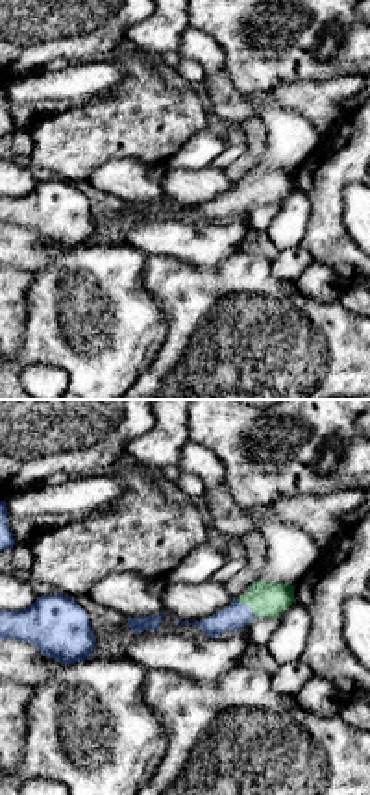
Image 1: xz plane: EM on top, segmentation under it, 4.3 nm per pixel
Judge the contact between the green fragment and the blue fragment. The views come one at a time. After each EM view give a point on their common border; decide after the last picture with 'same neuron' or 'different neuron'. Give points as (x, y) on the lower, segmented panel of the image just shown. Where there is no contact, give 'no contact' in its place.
contact (248, 605)

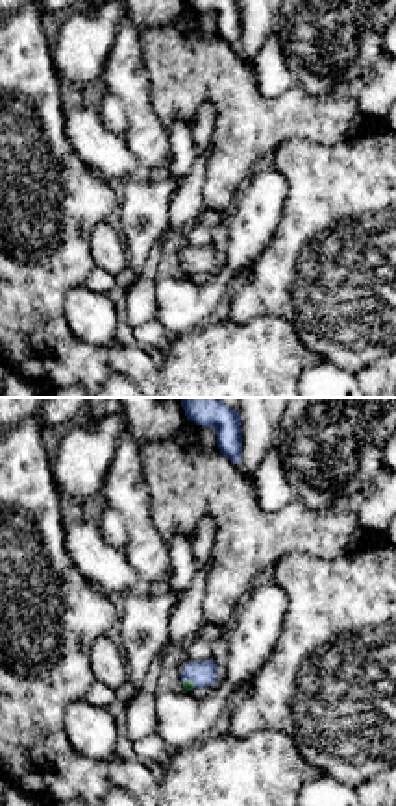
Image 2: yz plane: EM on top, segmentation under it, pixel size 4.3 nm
contact (189, 681)

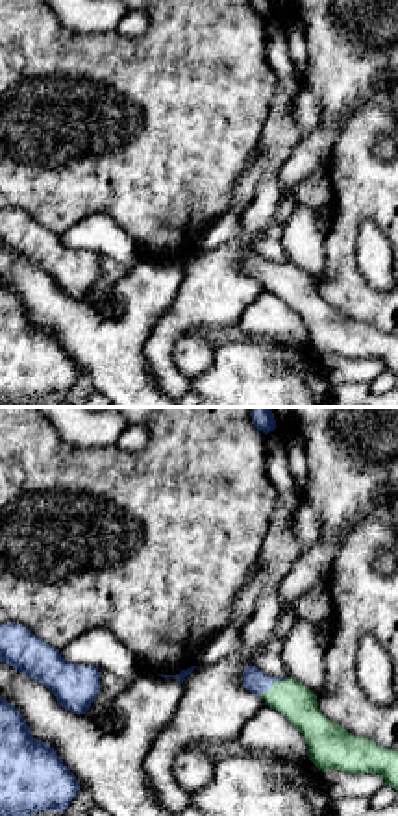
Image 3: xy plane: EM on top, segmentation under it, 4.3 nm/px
contact (273, 685)

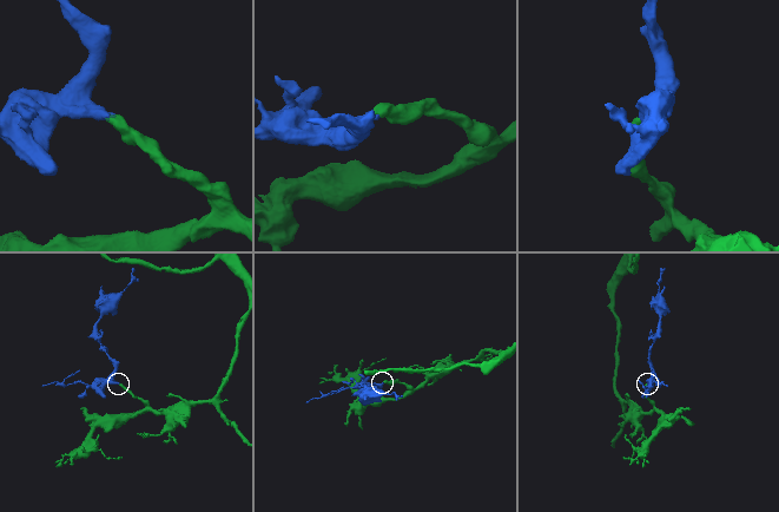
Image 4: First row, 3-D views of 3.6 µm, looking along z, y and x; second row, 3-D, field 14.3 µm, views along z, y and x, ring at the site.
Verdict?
same neuron

